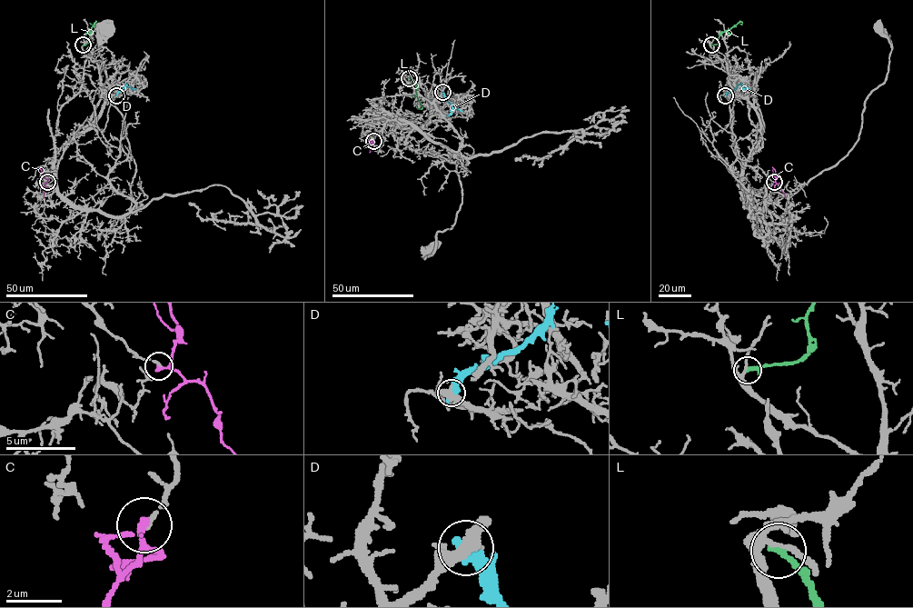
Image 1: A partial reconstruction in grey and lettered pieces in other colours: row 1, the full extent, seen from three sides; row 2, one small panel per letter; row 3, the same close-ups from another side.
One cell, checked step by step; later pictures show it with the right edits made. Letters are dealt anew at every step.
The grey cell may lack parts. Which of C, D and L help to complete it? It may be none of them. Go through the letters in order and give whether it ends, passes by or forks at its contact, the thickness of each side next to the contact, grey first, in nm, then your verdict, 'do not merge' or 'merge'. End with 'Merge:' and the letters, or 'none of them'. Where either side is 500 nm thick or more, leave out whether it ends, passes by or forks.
C: it passes by | 150/220 nm | do not merge
D: it ends | 360/480 nm | do not merge
L: it ends | 170/280 nm | do not merge
Merge: none of them

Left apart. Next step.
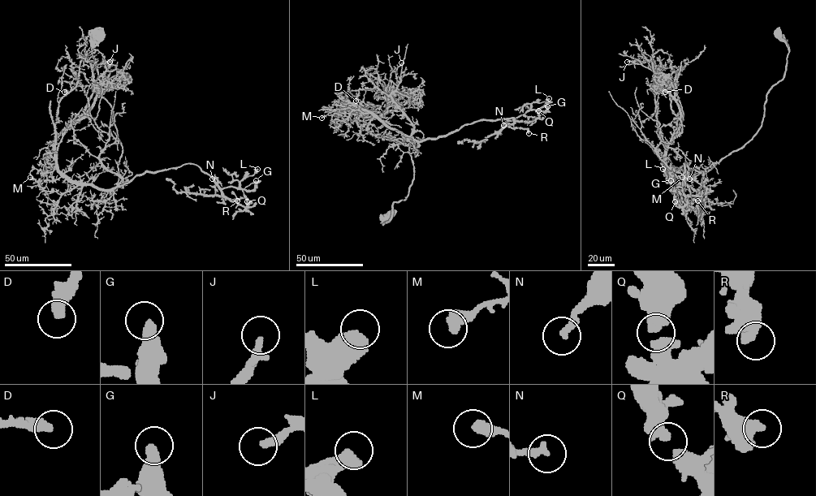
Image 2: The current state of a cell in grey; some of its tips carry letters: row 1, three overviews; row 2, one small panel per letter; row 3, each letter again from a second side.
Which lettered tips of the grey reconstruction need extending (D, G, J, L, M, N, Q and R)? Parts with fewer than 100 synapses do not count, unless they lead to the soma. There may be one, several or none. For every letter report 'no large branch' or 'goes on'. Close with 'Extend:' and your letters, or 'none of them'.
D: no large branch
G: no large branch
J: no large branch
L: no large branch
M: no large branch
N: no large branch
Q: no large branch
R: no large branch
Extend: none of them

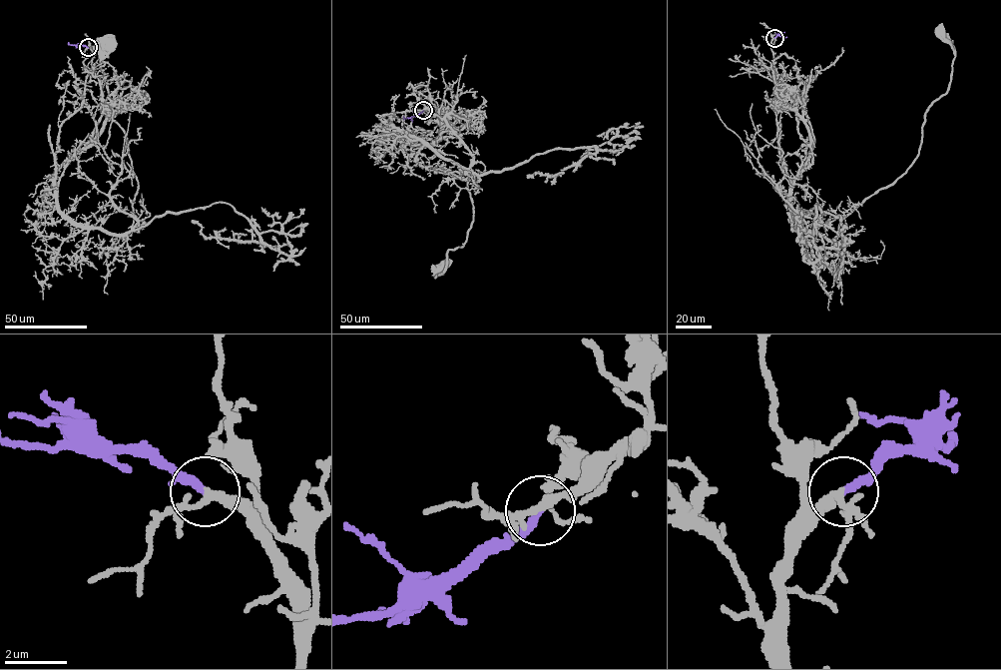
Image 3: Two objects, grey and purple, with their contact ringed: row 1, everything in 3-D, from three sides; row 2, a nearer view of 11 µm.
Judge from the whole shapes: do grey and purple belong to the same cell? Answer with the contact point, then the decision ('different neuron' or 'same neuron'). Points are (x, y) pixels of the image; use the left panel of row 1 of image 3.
place (88, 47); same neuron

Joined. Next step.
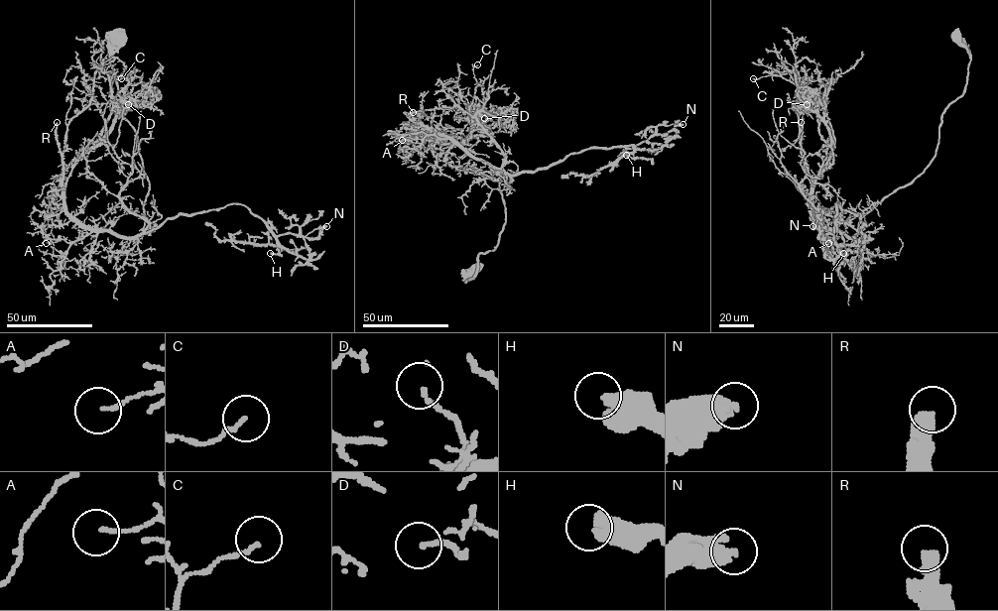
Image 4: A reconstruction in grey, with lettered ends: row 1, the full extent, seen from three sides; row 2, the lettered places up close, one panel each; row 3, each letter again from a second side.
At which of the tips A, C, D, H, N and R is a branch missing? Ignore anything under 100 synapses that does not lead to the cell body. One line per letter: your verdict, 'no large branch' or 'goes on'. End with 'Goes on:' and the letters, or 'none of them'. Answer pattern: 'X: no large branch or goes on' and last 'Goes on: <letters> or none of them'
A: no large branch
C: no large branch
D: no large branch
H: no large branch
N: no large branch
R: goes on
Goes on: R

